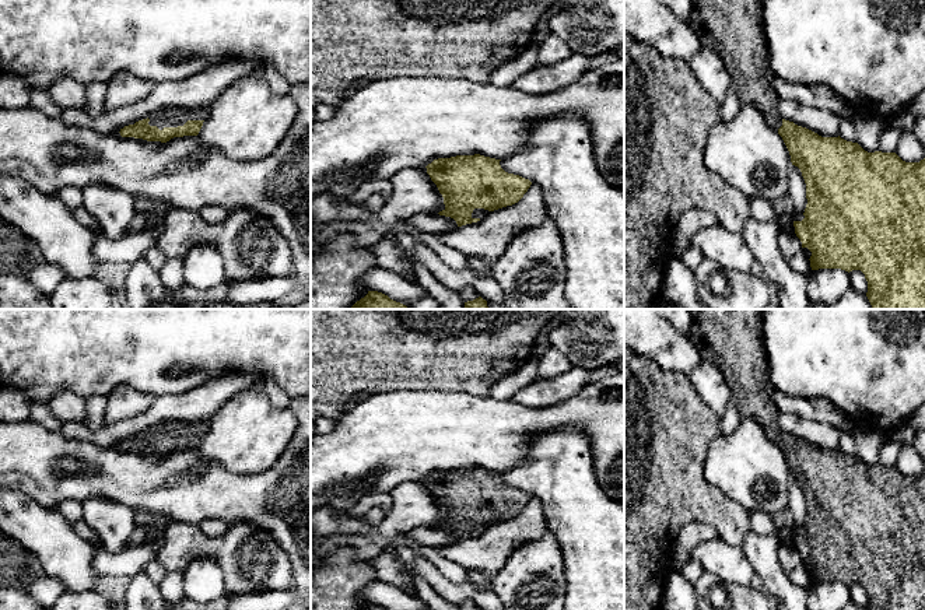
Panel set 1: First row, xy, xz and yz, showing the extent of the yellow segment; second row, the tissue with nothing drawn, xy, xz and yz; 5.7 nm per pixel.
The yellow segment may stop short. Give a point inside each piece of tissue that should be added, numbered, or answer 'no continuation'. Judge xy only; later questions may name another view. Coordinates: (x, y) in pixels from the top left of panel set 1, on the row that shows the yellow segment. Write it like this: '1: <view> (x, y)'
1: xy (171, 116)

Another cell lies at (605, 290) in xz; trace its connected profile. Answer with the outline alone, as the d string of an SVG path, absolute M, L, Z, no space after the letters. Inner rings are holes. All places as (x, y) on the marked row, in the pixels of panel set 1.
M577 113L547 116L539 122L535 122L528 129L526 139L528 139L528 146L521 148L512 155L502 158L500 161L500 165L505 172L519 175L525 179L529 179L532 183L536 183L543 193L544 206L546 206L546 218L549 218L557 225L563 238L565 263L567 263L565 298L570 306L572 309L624 309L624 192L607 183L602 176L600 171L598 169L589 125L582 116Z

